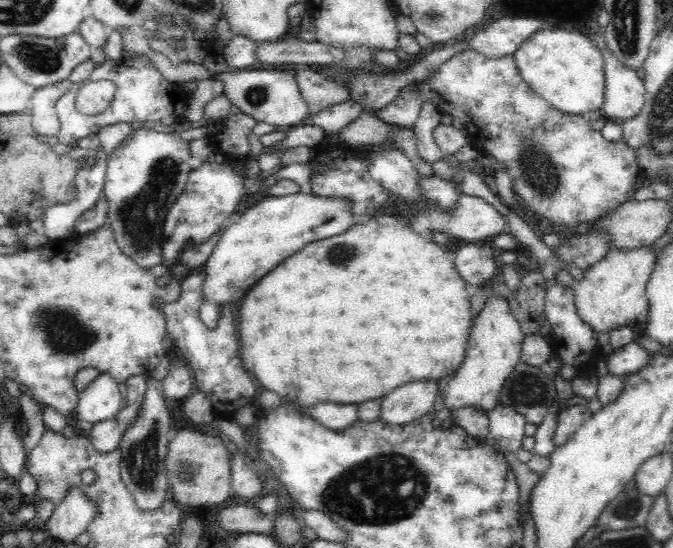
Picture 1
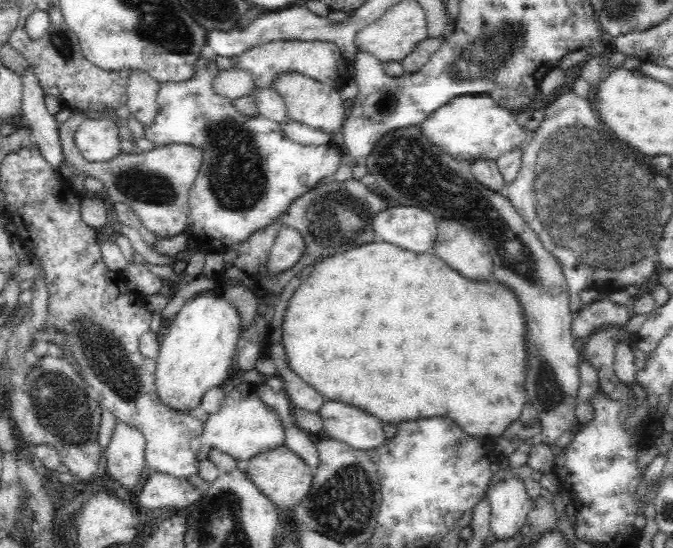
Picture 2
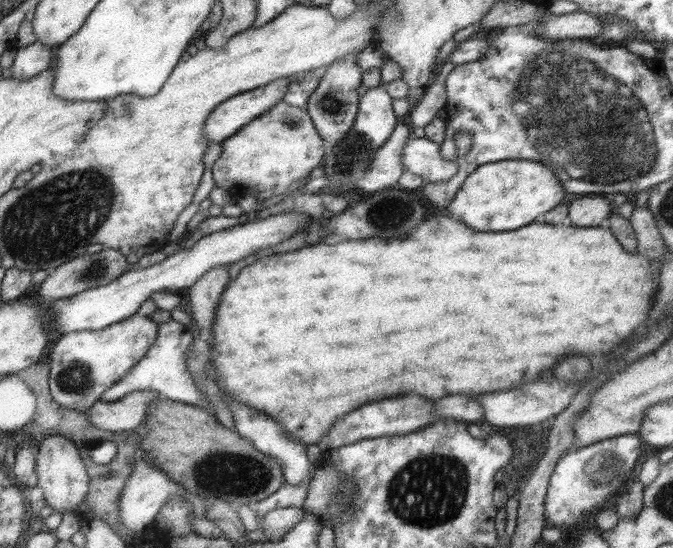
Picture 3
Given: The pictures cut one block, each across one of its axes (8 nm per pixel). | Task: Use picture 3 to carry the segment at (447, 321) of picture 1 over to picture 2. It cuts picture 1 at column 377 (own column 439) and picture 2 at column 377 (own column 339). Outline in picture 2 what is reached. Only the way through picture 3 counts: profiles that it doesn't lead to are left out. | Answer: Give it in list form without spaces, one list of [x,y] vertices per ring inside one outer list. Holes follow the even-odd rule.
[[[370,242],[362,246],[354,246],[342,254],[334,254],[330,258],[320,258],[313,266],[312,274],[302,279],[302,284],[287,300],[286,314],[281,326],[281,342],[285,352],[285,365],[304,382],[318,391],[326,401],[345,402],[364,409],[382,421],[395,422],[416,420],[422,417],[448,416],[458,426],[462,426],[468,434],[480,437],[496,438],[504,429],[518,419],[524,403],[528,401],[524,388],[526,382],[525,366],[525,328],[518,299],[512,291],[496,281],[474,282],[464,278],[452,270],[442,259],[432,252],[414,254],[411,250],[392,245],[388,242]]]

